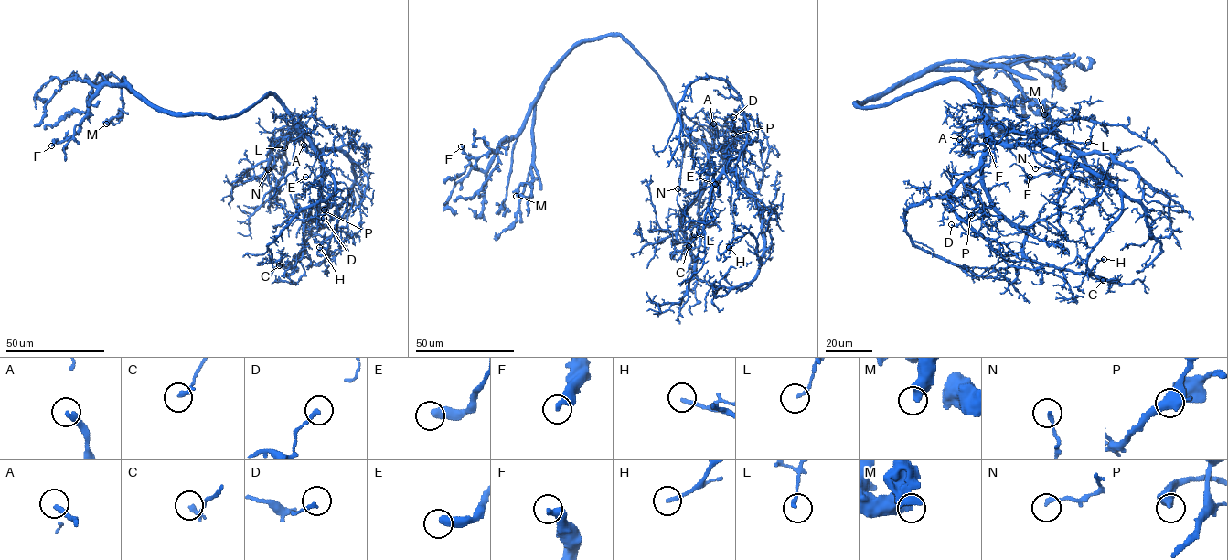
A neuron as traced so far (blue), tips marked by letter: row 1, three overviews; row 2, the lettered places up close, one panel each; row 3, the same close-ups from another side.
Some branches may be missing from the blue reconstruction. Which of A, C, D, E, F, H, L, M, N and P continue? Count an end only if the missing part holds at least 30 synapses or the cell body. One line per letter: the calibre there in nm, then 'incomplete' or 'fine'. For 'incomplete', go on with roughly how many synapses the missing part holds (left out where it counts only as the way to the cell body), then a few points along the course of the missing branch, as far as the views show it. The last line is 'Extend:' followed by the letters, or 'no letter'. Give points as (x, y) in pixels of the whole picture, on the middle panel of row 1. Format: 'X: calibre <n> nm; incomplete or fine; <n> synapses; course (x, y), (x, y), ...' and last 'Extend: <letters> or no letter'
A: calibre 320 nm; fine
C: calibre 240 nm; fine
D: calibre 180 nm; fine
E: calibre 480 nm; fine
F: calibre 400 nm; fine
H: calibre 200 nm; fine
L: calibre 170 nm; fine
M: calibre 550 nm; fine
N: calibre 220 nm; fine
P: calibre 440 nm; fine
Extend: no letter

